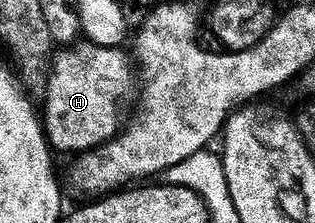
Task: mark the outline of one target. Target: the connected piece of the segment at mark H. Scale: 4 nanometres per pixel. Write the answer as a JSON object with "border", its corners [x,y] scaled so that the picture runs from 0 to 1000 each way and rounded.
{"border":[[[251,188],[200,211],[168,256],[140,435],[140,570],[175,686],[270,691],[375,605],[394,556],[387,480],[432,413],[432,305],[416,256],[394,238],[387,215]]]}

